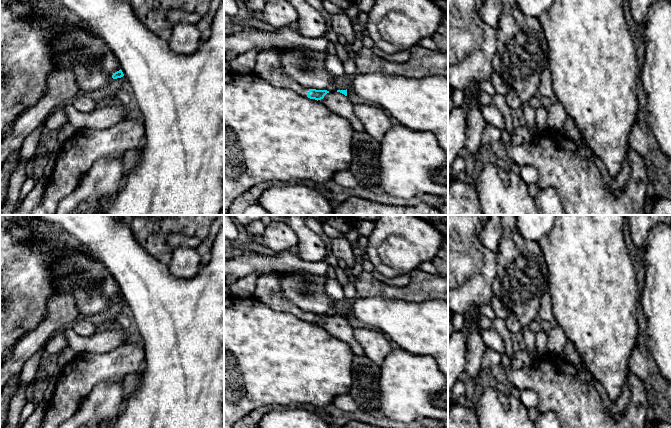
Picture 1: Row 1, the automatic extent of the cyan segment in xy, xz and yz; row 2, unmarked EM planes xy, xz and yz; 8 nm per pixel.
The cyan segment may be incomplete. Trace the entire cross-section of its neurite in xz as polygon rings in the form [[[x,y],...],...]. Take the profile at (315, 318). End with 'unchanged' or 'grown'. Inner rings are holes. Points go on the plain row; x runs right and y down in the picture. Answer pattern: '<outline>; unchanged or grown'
[[[277,272],[260,275],[256,281],[254,296],[275,311],[291,313],[297,318],[310,323],[321,324],[329,317],[327,314],[316,314],[303,311],[294,303],[286,300],[280,289]]]; grown

